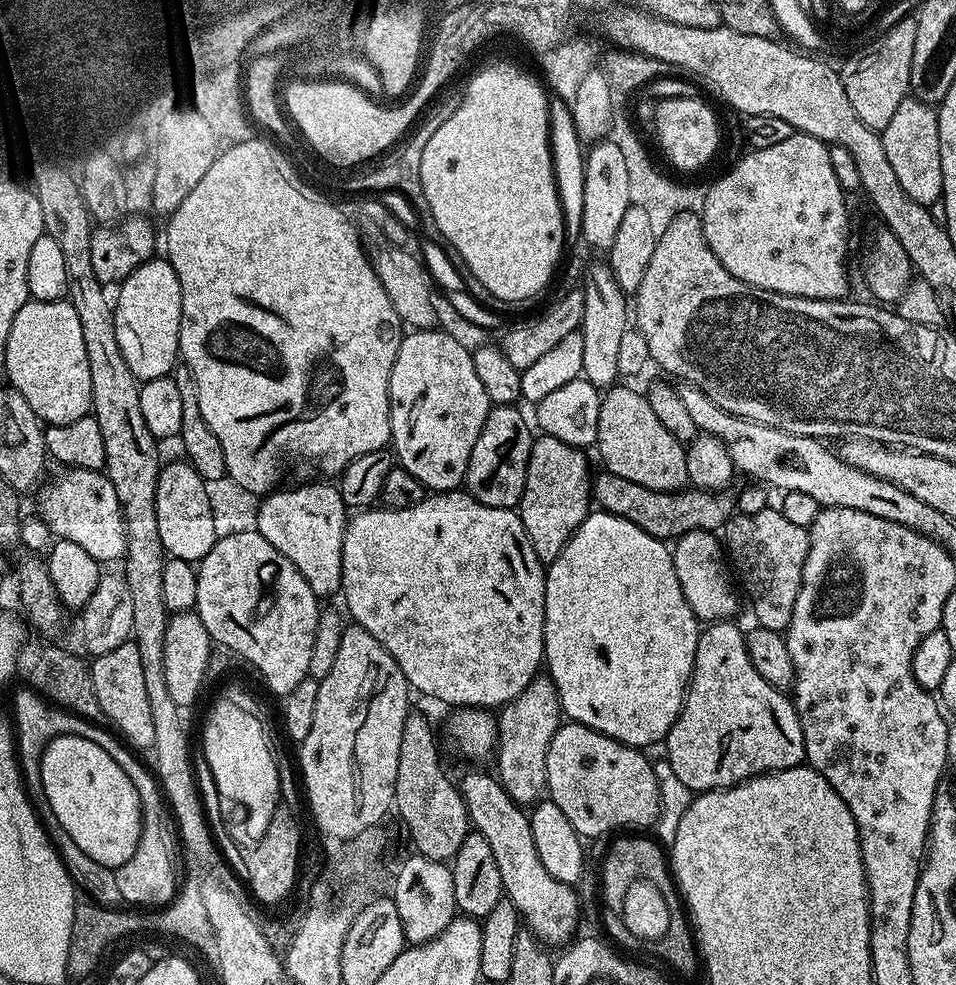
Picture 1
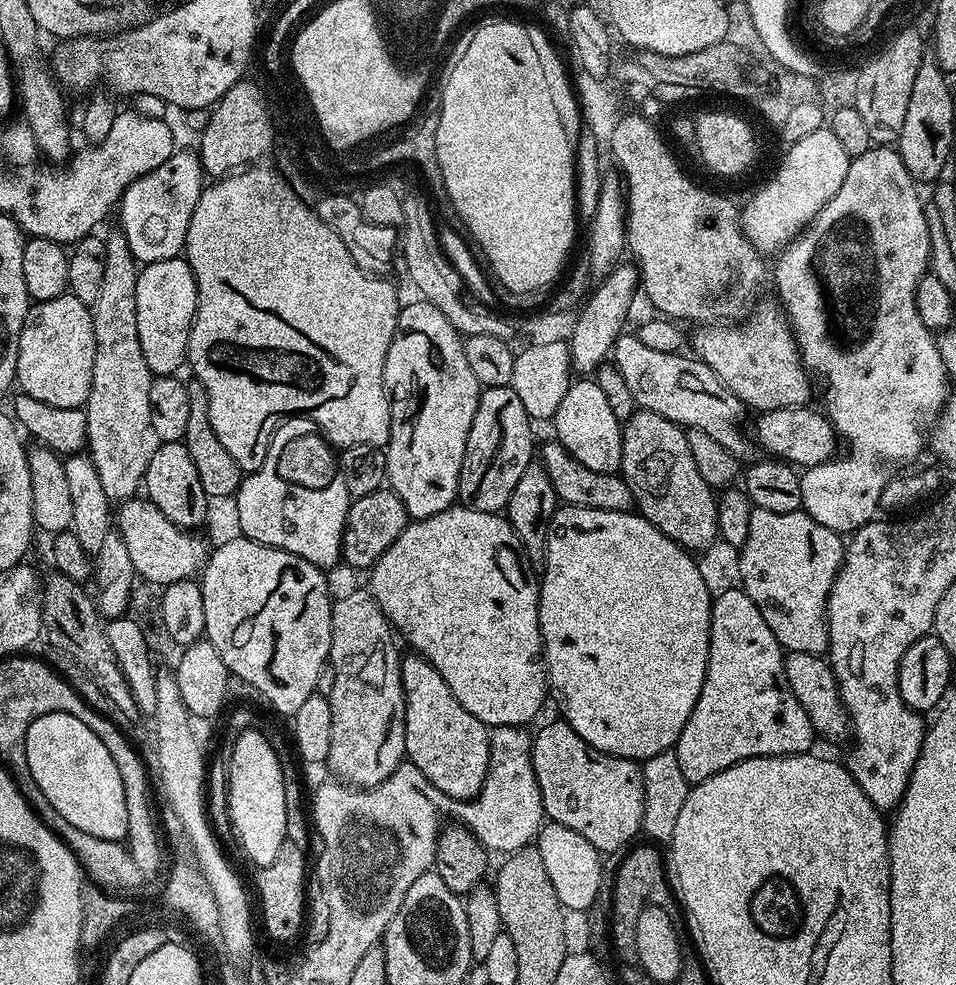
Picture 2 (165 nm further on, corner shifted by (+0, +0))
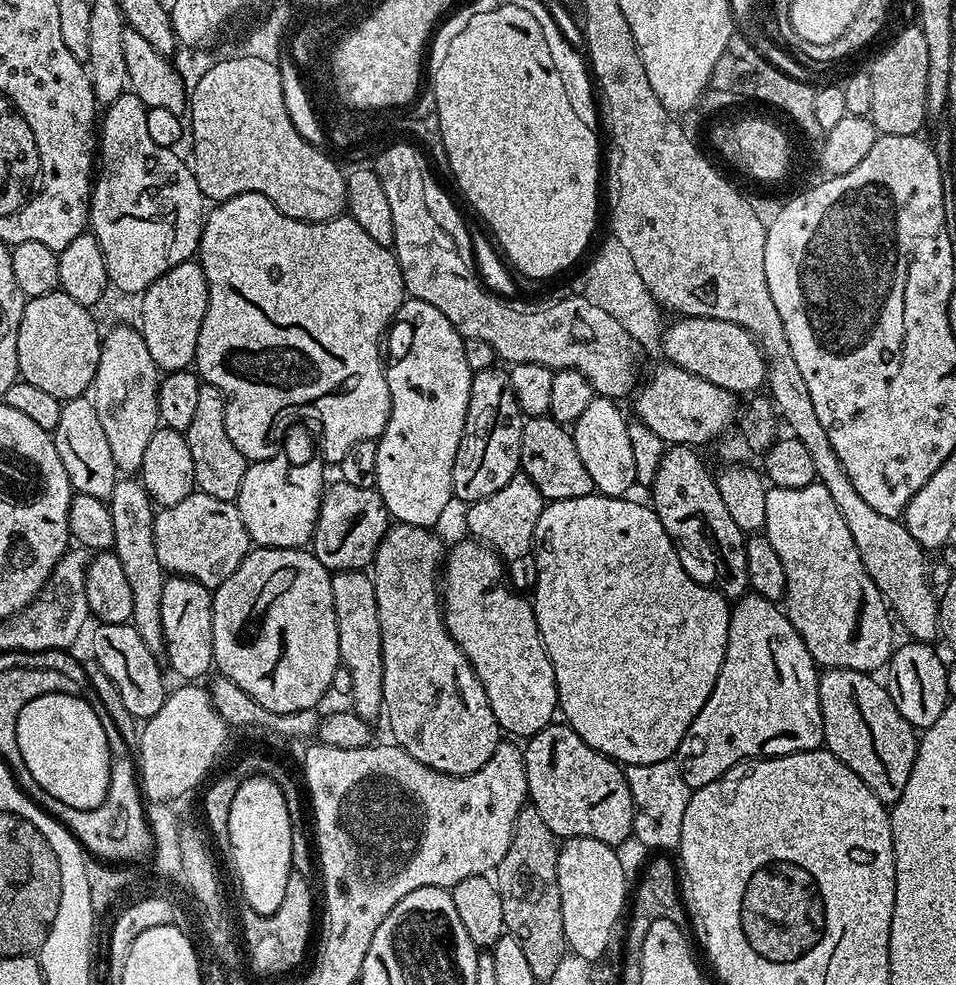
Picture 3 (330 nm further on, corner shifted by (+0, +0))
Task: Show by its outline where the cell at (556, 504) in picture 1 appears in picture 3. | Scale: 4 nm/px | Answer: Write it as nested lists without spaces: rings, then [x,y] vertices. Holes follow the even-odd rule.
[[[517,474],[502,486],[490,498],[482,498],[478,502],[467,505],[468,528],[473,537],[482,544],[491,546],[509,565],[520,564],[531,557],[534,552],[536,527],[546,501],[543,494],[530,482],[530,478]]]

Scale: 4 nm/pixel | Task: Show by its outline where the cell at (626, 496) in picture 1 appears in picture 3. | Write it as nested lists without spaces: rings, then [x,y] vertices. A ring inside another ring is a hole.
[[[549,415],[525,419],[520,466],[523,475],[528,476],[534,486],[538,486],[545,501],[593,495],[592,479],[590,474],[586,474],[586,466],[582,466],[582,458],[578,458],[571,431]]]

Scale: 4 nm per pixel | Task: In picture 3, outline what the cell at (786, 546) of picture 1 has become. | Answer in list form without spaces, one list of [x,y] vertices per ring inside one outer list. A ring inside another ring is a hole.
[[[819,482],[798,490],[769,487],[762,532],[768,537],[770,546],[774,546],[782,561],[782,570],[786,572],[788,621],[794,630],[798,630],[802,642],[806,642],[806,650],[810,650],[817,665],[821,669],[845,668],[869,674],[875,673],[875,668],[883,669],[891,661],[894,651],[894,620],[890,615],[890,605],[860,561],[858,546],[854,546],[854,538],[850,538],[850,530],[846,530],[846,522],[842,522],[842,514],[838,514],[830,490]]]

